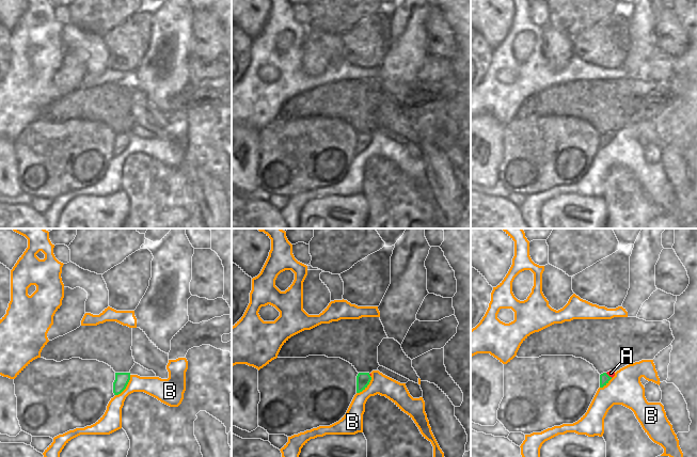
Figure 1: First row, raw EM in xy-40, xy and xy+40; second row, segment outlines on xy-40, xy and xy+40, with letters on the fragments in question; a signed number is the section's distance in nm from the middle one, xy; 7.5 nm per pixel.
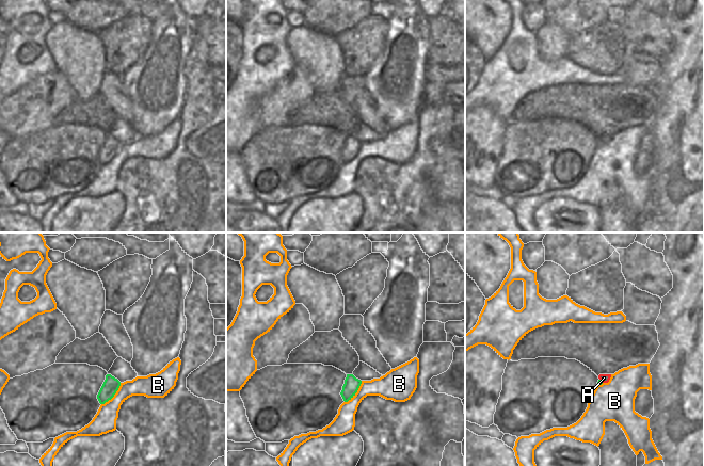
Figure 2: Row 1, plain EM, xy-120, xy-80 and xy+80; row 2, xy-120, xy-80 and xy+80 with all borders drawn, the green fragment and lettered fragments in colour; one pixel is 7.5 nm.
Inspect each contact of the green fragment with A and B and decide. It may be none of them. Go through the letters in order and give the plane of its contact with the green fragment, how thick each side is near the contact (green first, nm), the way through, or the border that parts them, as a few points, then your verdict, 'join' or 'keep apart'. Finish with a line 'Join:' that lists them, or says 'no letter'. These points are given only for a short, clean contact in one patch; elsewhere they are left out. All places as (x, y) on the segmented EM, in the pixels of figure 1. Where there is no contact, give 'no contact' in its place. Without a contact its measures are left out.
A: xy+40 | 80/50 nm | across xy+40 (604, 378), (607, 375), (611, 373) | join
B: xy-40 | 110/150 nm | keep apart
Join: A

